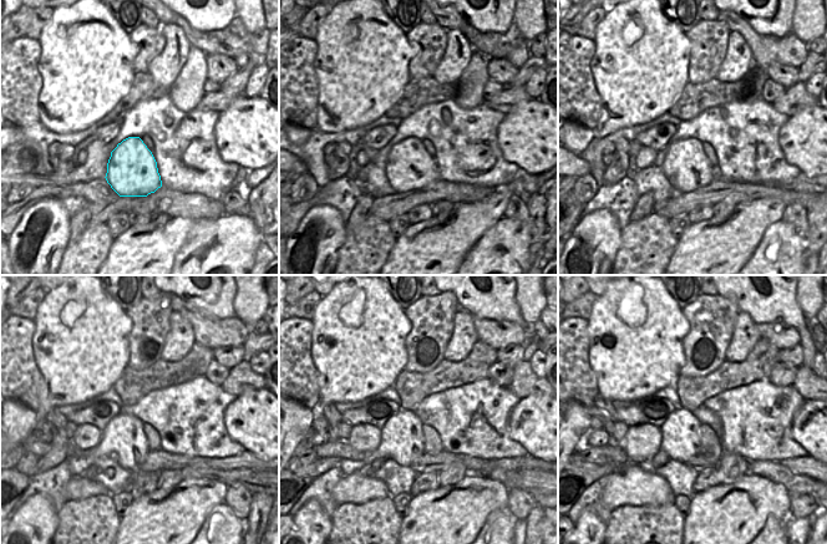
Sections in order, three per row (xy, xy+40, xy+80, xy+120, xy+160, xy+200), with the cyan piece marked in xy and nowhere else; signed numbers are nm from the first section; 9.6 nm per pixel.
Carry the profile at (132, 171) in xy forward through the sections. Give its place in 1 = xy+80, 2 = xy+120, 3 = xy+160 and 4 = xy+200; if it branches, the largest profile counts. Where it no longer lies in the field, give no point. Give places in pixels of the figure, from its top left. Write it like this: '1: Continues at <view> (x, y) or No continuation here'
1: Continues at xy+80 (686, 167)
2: Continues at xy+120 (123, 441)
3: Continues at xy+160 (401, 436)
4: Continues at xy+200 (680, 433)

